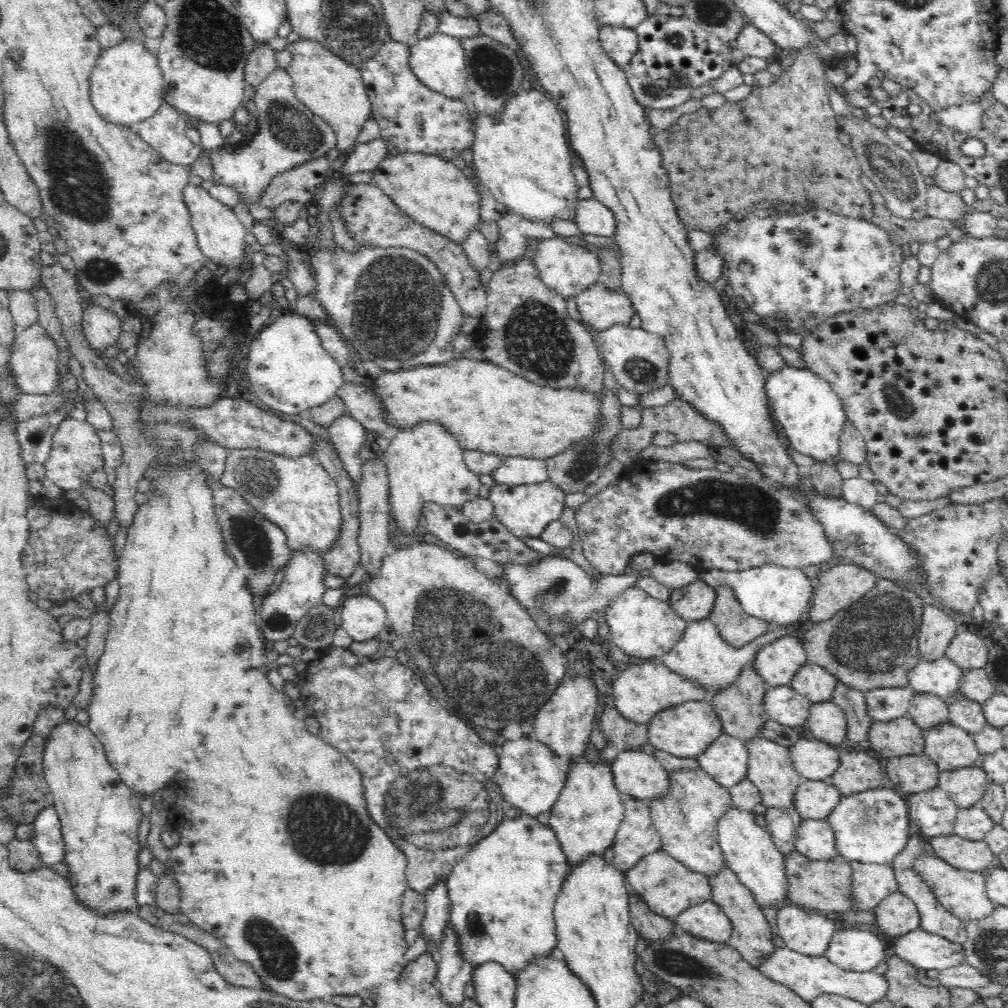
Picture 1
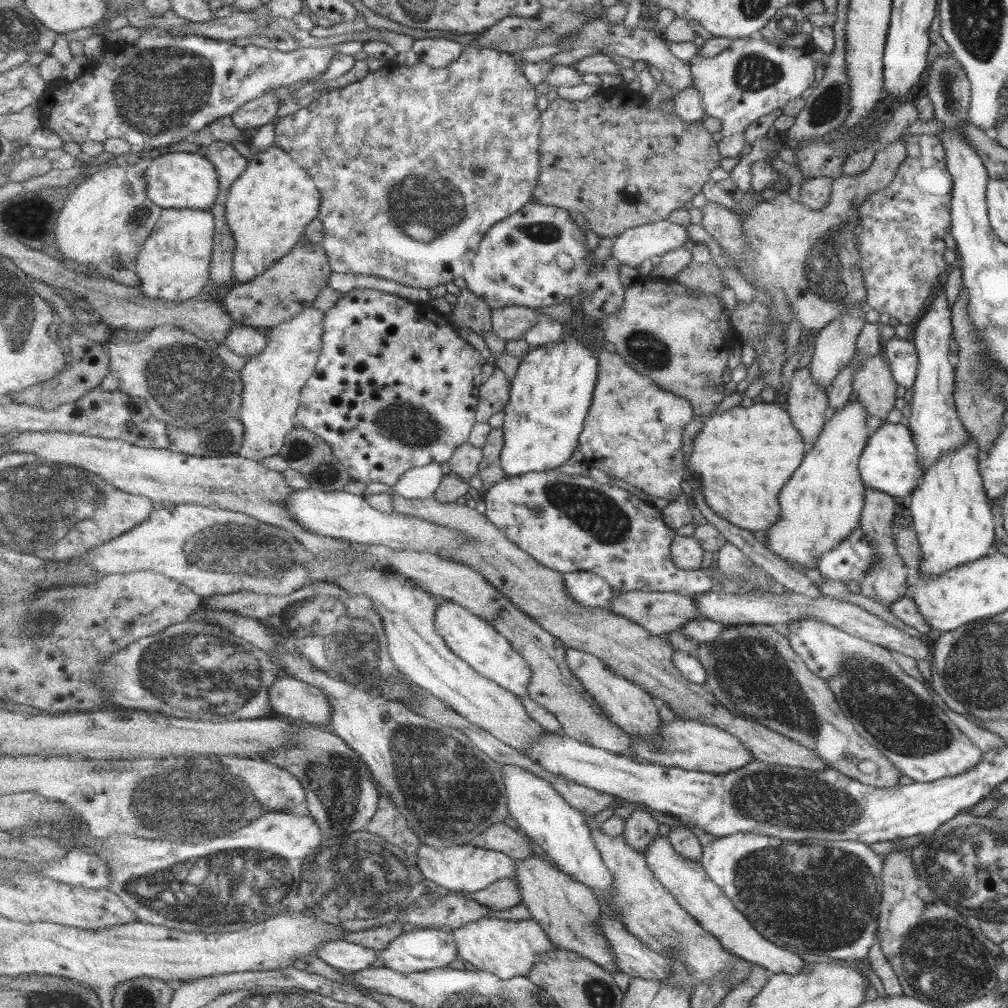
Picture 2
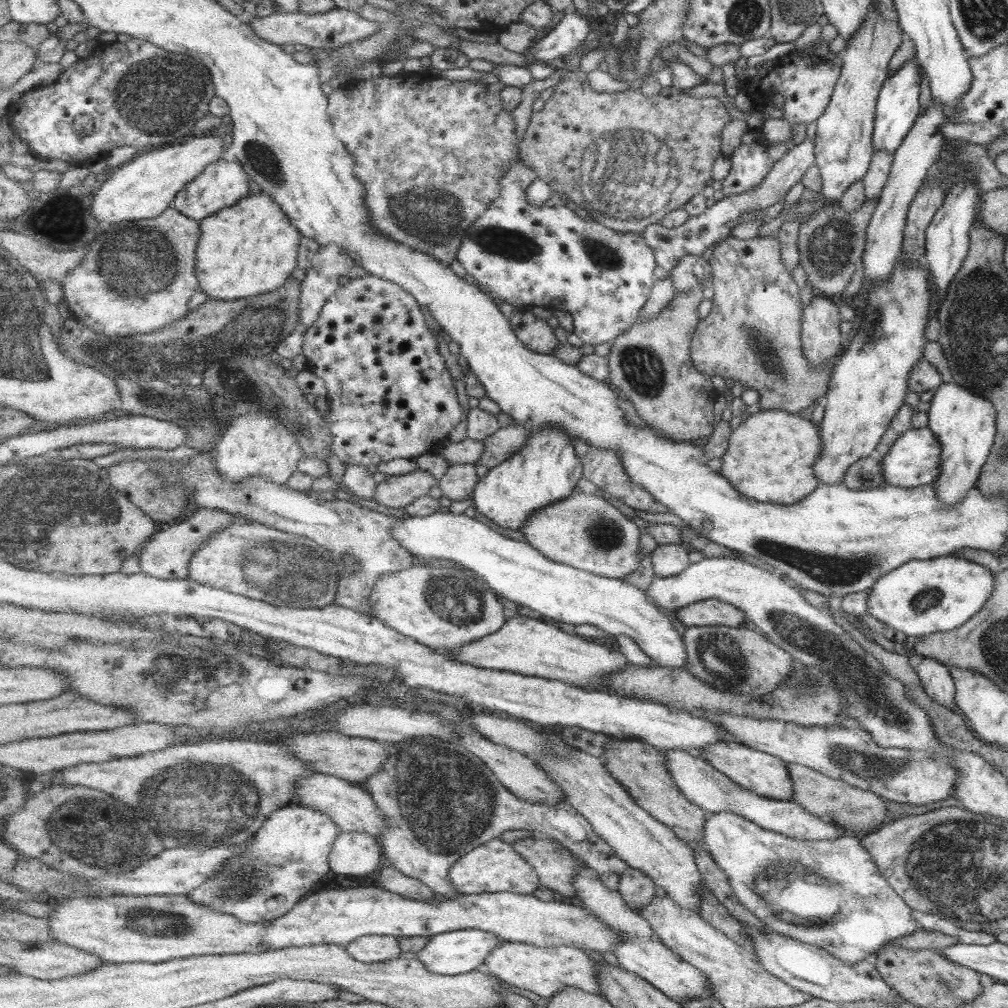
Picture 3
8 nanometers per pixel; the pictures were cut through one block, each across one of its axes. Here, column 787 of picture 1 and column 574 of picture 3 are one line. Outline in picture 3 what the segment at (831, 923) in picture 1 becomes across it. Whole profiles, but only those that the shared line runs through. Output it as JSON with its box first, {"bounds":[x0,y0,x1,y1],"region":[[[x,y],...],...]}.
{"bounds":[265,884,621,954],"region":[[[374,884],[316,890],[312,895],[308,894],[288,914],[270,922],[265,950],[330,944],[347,948],[354,941],[369,935],[432,938],[464,928],[485,929],[509,942],[542,947],[575,946],[614,954],[613,949],[621,942],[619,932],[614,932],[606,920],[594,916],[594,912],[588,912],[580,904],[540,900],[531,894],[517,892],[483,892],[448,898],[439,896],[434,901],[421,901]]]}

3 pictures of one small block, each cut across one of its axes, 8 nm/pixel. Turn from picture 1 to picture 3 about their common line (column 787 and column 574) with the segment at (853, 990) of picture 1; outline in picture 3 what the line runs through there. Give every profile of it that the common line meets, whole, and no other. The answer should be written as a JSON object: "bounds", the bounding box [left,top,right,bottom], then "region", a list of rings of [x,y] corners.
{"bounds":[486,942,604,998],"region":[[[509,942],[501,944],[486,959],[488,972],[507,983],[531,990],[543,998],[549,998],[566,991],[568,987],[582,988],[594,994],[604,995],[600,977],[600,966],[584,950],[575,946],[542,947],[534,944]]]}

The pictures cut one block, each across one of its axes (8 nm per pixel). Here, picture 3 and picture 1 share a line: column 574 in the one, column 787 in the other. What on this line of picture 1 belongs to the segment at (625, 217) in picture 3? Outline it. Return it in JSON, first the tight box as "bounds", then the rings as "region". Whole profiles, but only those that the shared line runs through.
{"bounds":[652,51,872,230],"region":[[[808,51],[797,54],[794,60],[787,63],[786,69],[779,79],[775,79],[771,85],[762,87],[755,85],[751,93],[741,101],[727,101],[716,109],[705,109],[700,107],[697,111],[678,117],[676,122],[670,124],[663,132],[658,132],[652,136],[652,141],[656,141],[658,154],[660,154],[660,167],[664,169],[666,178],[670,181],[670,198],[678,220],[684,225],[686,230],[714,230],[718,224],[726,224],[732,220],[740,208],[751,209],[752,207],[763,204],[776,204],[781,202],[794,202],[794,200],[810,200],[810,204],[818,204],[818,208],[828,208],[832,212],[840,212],[846,216],[854,216],[860,220],[871,222],[872,220],[872,199],[869,191],[860,182],[861,170],[855,157],[854,151],[850,146],[843,145],[838,139],[841,132],[837,124],[838,116],[832,111],[830,105],[830,87],[832,85],[825,75],[826,68],[820,63],[820,59]]]}

